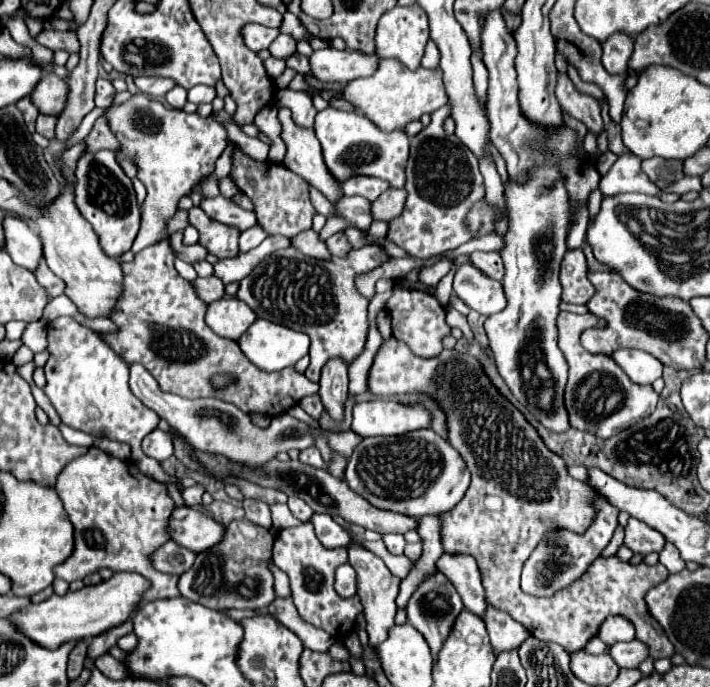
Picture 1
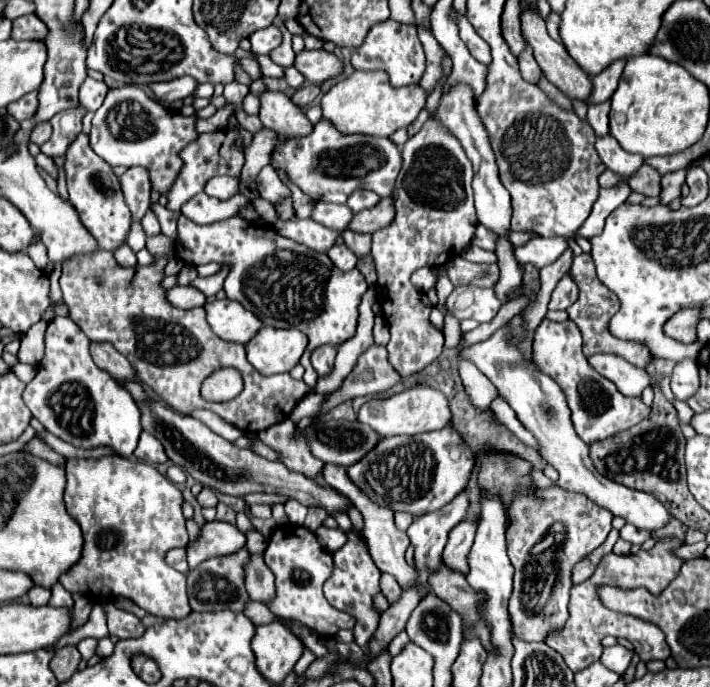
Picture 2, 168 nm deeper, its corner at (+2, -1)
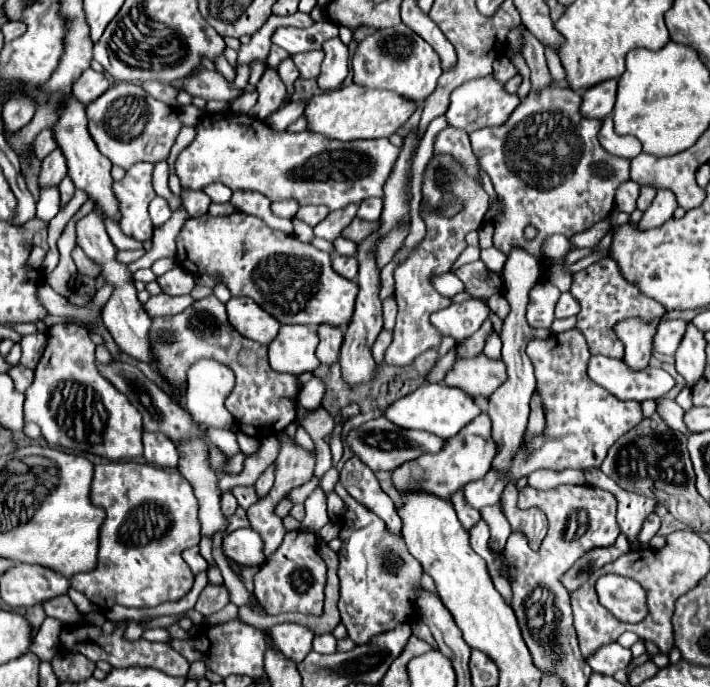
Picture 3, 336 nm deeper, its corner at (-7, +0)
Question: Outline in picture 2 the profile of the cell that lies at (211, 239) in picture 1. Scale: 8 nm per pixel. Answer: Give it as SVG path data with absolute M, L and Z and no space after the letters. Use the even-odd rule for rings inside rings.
M188 217L178 219L178 241L176 241L176 257L182 259L188 265L198 265L198 263L224 263L230 265L228 277L224 281L224 291L228 299L234 299L242 303L248 311L252 311L264 325L276 327L276 323L302 323L302 331L308 335L310 345L300 361L304 371L304 383L310 387L308 395L314 393L316 379L318 375L314 373L314 367L310 365L308 355L312 349L318 345L340 345L346 339L350 339L356 333L356 321L358 321L358 305L362 301L364 291L368 285L364 279L360 279L360 273L356 269L352 271L340 271L338 267L332 265L326 253L318 253L310 247L304 247L288 237L282 237L272 225L264 225L258 221L246 221L242 217L228 217L224 221L208 223L208 225L198 225L190 221Z

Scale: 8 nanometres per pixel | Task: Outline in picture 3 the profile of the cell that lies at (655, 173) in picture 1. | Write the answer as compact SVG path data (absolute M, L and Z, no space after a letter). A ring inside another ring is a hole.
M641 186L639 200L637 200L637 208L645 212L645 210L647 210L647 206L653 202L655 194L657 194L657 188L655 188L655 186Z

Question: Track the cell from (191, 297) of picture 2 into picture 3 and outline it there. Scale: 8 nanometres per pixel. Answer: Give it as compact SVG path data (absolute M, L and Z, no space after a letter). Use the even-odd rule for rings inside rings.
M157 294L151 296L145 302L145 312L149 316L169 316L179 314L181 310L187 310L187 306L193 302L191 296L169 296L169 294Z

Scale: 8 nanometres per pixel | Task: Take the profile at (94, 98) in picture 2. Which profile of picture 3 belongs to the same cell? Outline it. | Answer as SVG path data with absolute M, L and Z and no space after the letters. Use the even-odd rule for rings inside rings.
M85 70L83 74L81 74L81 78L75 82L75 86L73 86L73 96L79 100L79 102L83 102L85 106L89 104L89 102L93 102L95 98L99 98L101 94L105 94L105 90L109 90L109 80L105 78L105 74L99 74L99 72L95 72L95 70Z

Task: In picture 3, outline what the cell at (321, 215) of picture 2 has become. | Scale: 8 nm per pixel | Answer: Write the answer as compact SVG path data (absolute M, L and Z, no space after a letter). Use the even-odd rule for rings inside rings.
M301 206L301 210L297 212L297 218L301 218L303 222L307 222L309 226L315 226L321 220L325 220L327 214L329 214L327 206Z

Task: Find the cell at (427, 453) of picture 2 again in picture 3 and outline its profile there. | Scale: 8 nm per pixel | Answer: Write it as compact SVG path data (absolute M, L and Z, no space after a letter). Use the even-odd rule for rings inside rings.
M483 412L479 414L457 438L445 440L449 446L445 450L439 450L437 454L421 454L421 458L415 458L413 462L405 462L391 470L391 484L397 492L407 494L407 492L427 492L433 496L441 496L443 500L449 500L451 494L461 490L465 484L483 478L489 468L491 460L495 456L495 444L491 440L491 420Z

